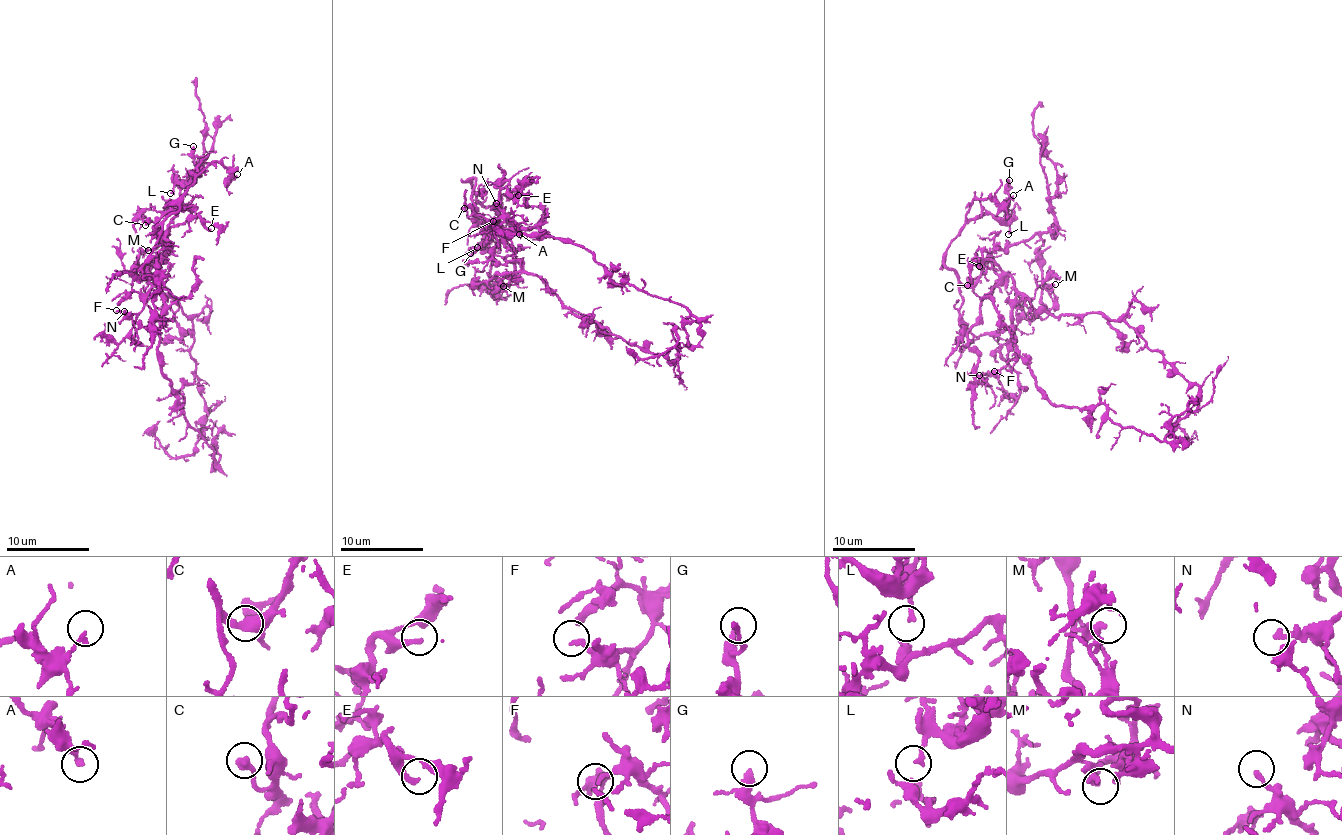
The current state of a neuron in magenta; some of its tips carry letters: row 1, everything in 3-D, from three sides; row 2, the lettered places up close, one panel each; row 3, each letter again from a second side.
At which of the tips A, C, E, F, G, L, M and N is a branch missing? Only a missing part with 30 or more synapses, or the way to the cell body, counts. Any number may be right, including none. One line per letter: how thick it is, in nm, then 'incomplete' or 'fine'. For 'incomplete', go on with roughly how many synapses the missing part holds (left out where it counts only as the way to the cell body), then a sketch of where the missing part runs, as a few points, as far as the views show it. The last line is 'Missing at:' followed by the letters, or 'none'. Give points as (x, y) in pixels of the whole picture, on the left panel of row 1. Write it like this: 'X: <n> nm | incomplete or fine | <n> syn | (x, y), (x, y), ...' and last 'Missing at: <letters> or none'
A: 190 nm | fine
C: 400 nm | fine
E: 220 nm | fine
F: 130 nm | fine
G: 300 nm | incomplete | 30 syn | (193, 146), (212, 124), (223, 69), (243, 50), (238, 18)
L: 130 nm | fine
M: 200 nm | fine
N: 200 nm | fine
Missing at: G

